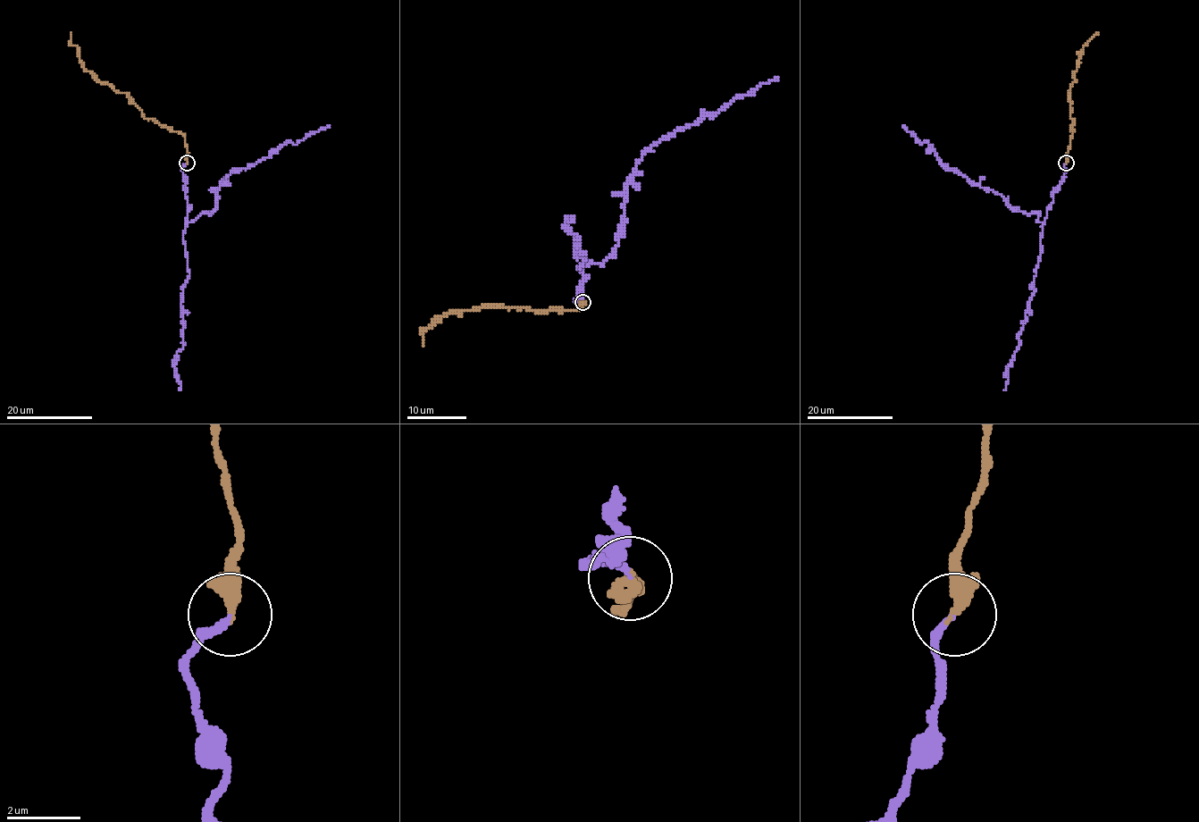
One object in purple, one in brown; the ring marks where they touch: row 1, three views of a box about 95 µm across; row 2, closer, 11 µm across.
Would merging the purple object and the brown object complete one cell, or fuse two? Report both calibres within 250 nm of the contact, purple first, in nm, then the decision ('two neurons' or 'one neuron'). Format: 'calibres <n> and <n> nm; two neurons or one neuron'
calibres 200 and 280 nm; one neuron

